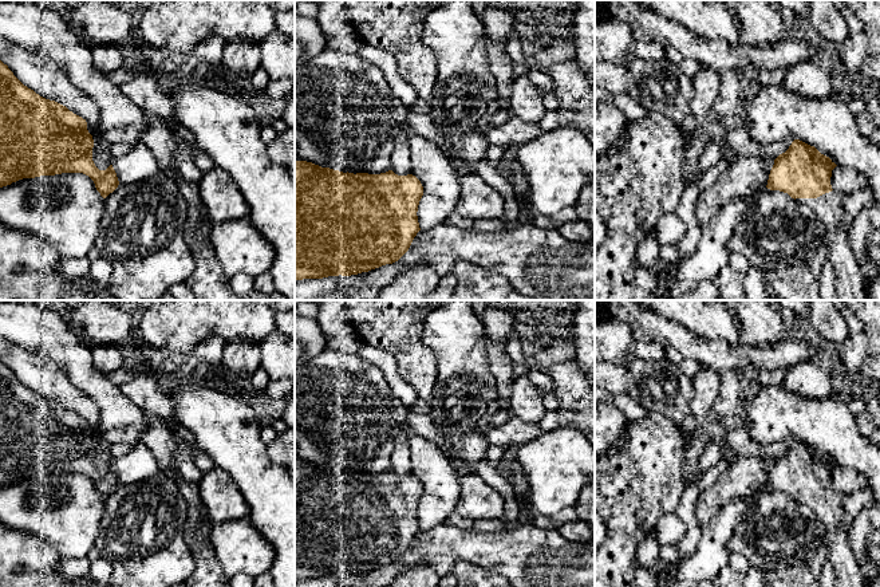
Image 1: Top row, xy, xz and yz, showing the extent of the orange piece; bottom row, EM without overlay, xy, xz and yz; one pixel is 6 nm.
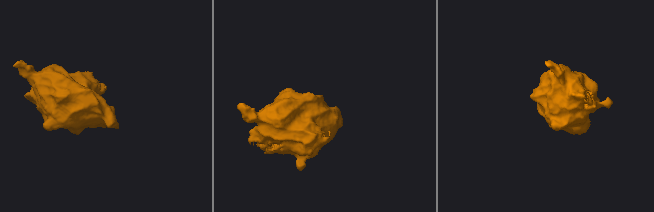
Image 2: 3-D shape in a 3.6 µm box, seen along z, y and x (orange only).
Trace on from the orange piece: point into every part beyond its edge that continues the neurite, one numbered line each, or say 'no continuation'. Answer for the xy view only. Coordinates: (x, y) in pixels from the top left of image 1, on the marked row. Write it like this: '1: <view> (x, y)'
no continuation

